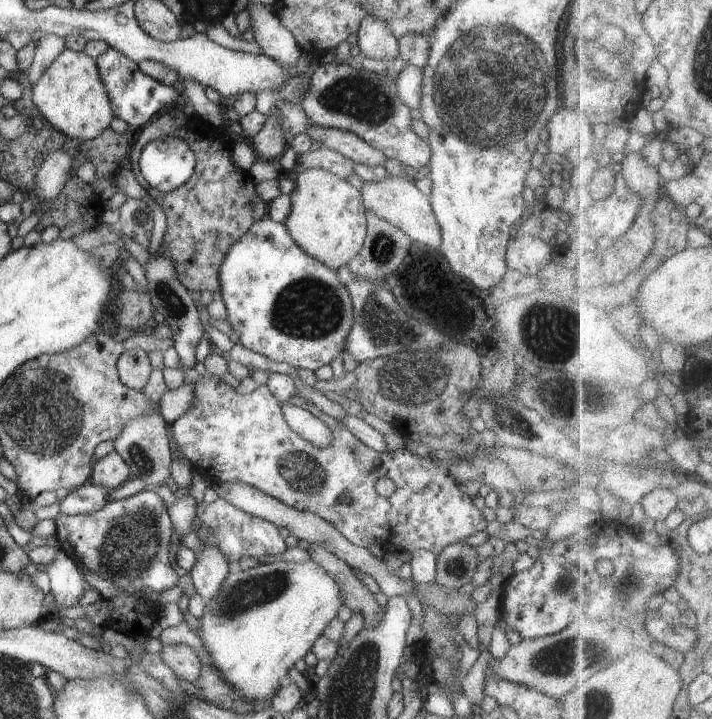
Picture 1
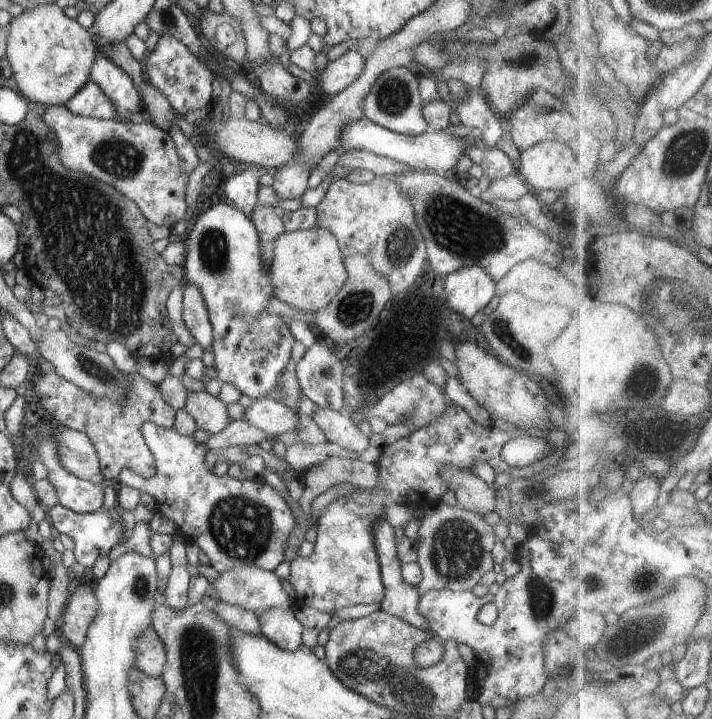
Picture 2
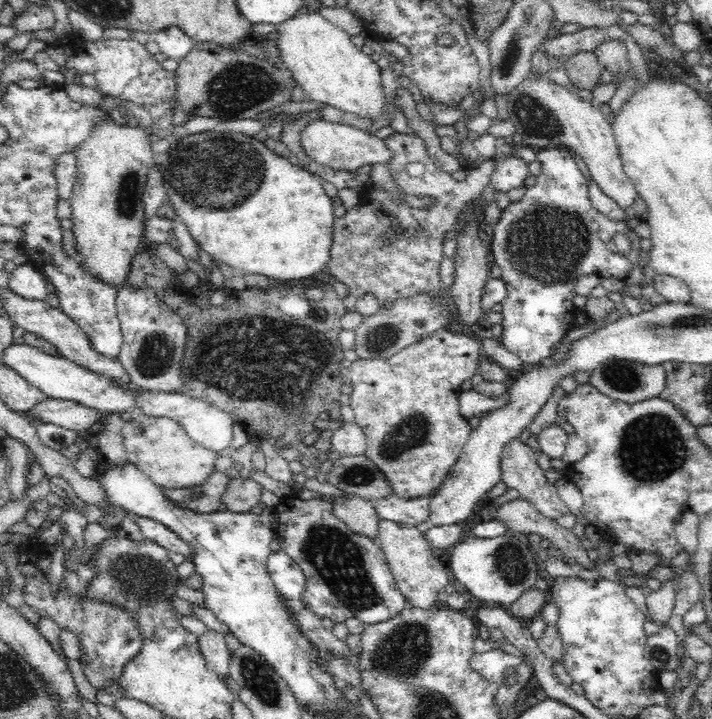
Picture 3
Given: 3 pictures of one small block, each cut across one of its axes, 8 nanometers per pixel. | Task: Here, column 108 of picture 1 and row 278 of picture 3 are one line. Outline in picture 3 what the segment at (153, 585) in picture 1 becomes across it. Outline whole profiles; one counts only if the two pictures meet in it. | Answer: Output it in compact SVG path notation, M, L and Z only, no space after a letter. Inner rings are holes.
M544 148L536 151L541 162L541 172L534 184L527 187L522 200L511 202L502 210L502 216L491 230L491 258L500 267L501 279L506 283L507 295L502 300L503 333L501 342L507 351L516 354L525 364L536 365L543 358L554 354L554 345L572 329L576 310L570 302L576 296L574 285L584 274L596 274L599 278L619 278L627 280L630 270L637 264L641 237L626 225L608 219L592 206L589 199L590 180L582 174L572 152L560 148ZM616 234L625 234L631 242L627 253L614 253L608 250L608 242Z

